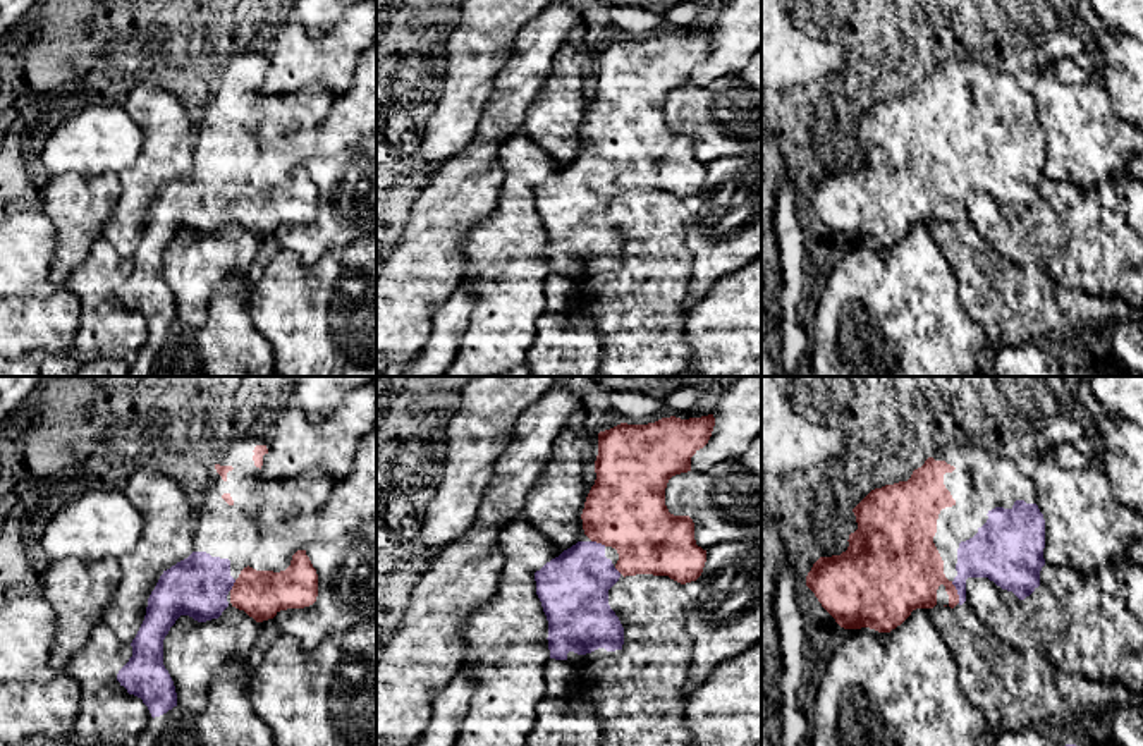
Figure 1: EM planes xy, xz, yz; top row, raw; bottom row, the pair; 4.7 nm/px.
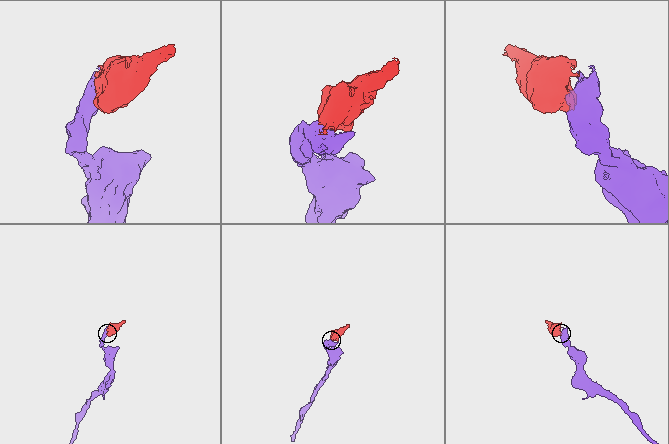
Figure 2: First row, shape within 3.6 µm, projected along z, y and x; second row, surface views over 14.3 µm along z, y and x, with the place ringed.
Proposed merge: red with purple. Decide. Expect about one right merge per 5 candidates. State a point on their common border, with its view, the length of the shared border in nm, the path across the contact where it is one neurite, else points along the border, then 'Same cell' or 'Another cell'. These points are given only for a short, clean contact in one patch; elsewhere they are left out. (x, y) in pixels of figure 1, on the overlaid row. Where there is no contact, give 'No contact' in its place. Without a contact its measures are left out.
Touches red at yz (956, 592). Shared border 110 nm. Path across: yz (908, 569), (941, 578), (956, 592), (959, 580), (992, 552). Same cell

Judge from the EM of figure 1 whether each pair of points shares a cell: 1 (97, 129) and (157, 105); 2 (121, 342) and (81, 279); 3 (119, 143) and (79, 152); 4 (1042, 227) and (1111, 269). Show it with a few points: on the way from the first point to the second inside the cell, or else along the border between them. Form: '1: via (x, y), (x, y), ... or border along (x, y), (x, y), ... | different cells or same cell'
1: border along (121, 103), (140, 129), (141, 150), (138, 155) | different cells
2: via (105, 327), (97, 294) | same cell
3: via (109, 143), (90, 143) | same cell
4: via (1059, 239), (1094, 251) | same cell

